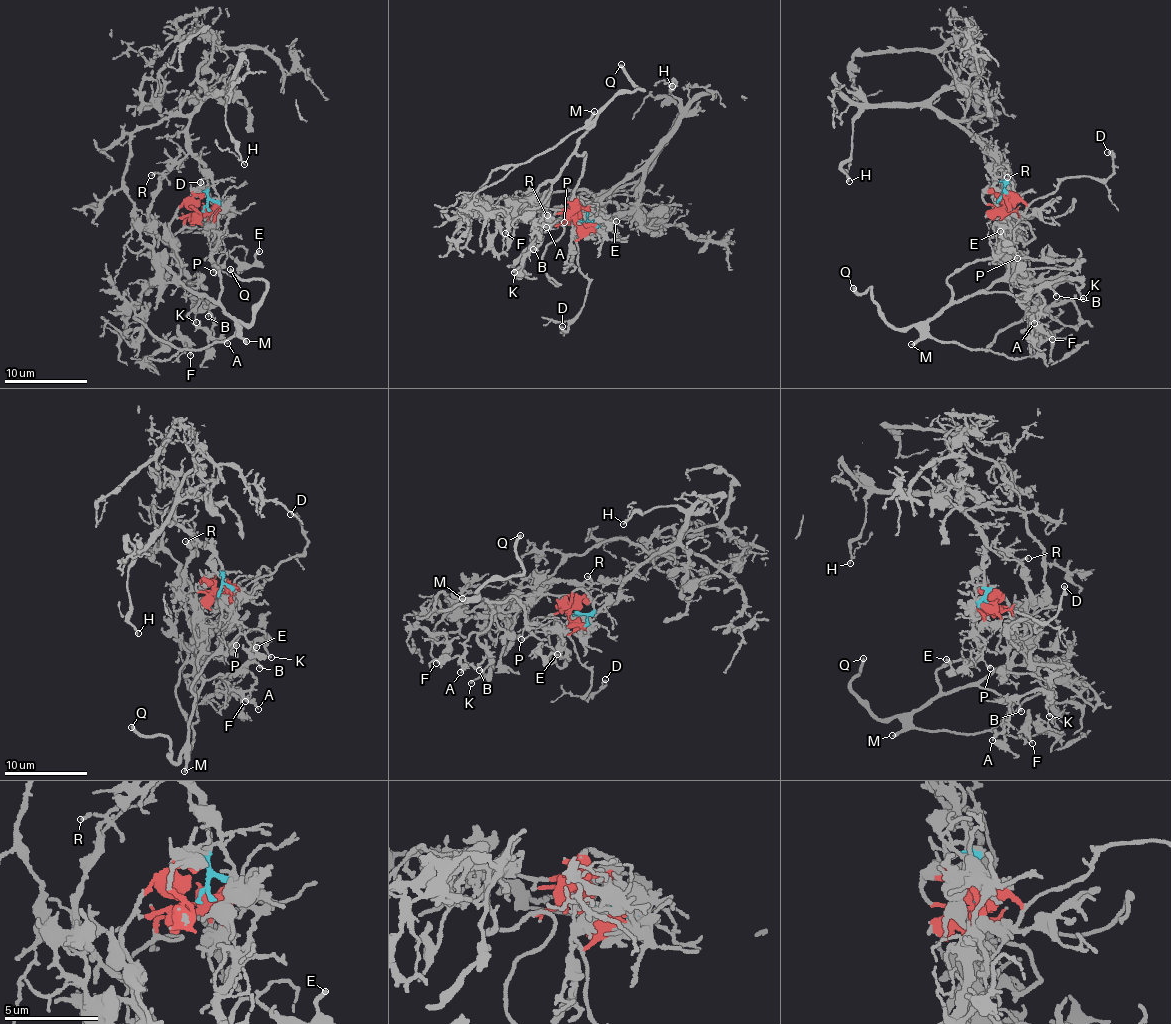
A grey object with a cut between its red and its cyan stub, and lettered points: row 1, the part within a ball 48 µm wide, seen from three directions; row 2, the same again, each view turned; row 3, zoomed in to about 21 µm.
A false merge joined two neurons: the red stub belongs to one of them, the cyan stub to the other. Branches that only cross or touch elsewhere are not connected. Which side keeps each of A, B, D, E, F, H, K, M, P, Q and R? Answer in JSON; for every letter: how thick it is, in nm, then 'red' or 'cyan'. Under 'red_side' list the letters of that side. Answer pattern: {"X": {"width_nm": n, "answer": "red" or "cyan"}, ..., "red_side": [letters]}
{"A": {"width_nm": 120, "answer": "red"}, "B": {"width_nm": 220, "answer": "red"}, "D": {"width_nm": 220, "answer": "red"}, "E": {"width_nm": 240, "answer": "red"}, "F": {"width_nm": 170, "answer": "red"}, "H": {"width_nm": 190, "answer": "cyan"}, "K": {"width_nm": 160, "answer": "red"}, "M": {"width_nm": 260, "answer": "red"}, "P": {"width_nm": 150, "answer": "red"}, "Q": {"width_nm": 280, "answer": "red"}, "R": {"width_nm": 160, "answer": "cyan"}, "red_side": ["A", "B", "D", "E", "F", "K", "M", "P", "Q"]}

